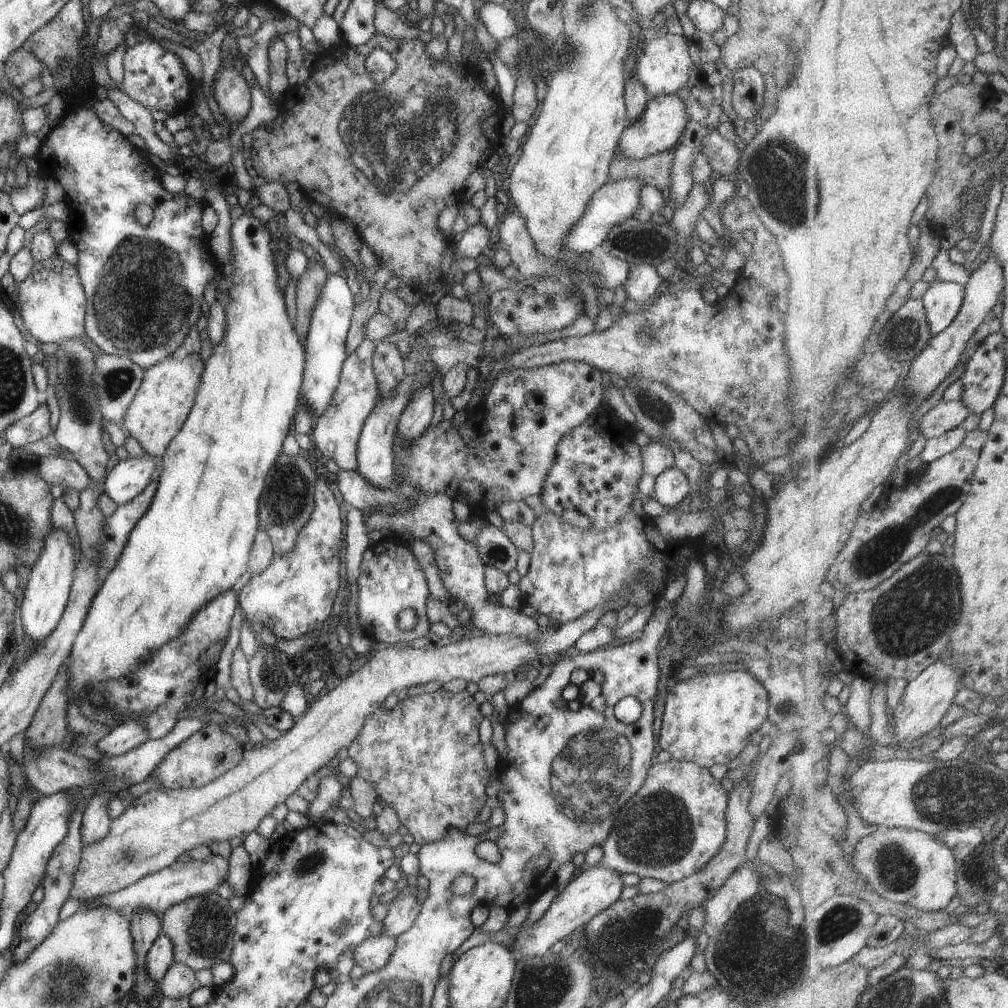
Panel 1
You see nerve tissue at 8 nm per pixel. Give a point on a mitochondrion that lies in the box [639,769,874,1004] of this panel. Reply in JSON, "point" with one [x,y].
{"point":[770,913]}

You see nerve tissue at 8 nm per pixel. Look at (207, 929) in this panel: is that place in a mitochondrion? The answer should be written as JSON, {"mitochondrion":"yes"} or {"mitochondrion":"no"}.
{"mitochondrion":"yes"}

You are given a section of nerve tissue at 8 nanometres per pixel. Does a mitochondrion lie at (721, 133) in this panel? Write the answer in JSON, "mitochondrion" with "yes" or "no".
{"mitochondrion":"no"}

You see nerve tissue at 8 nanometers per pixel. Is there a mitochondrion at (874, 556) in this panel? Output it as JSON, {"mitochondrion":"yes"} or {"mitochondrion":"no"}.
{"mitochondrion":"yes"}

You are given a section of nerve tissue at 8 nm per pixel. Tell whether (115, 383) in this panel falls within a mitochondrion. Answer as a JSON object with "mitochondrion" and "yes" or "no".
{"mitochondrion":"yes"}

